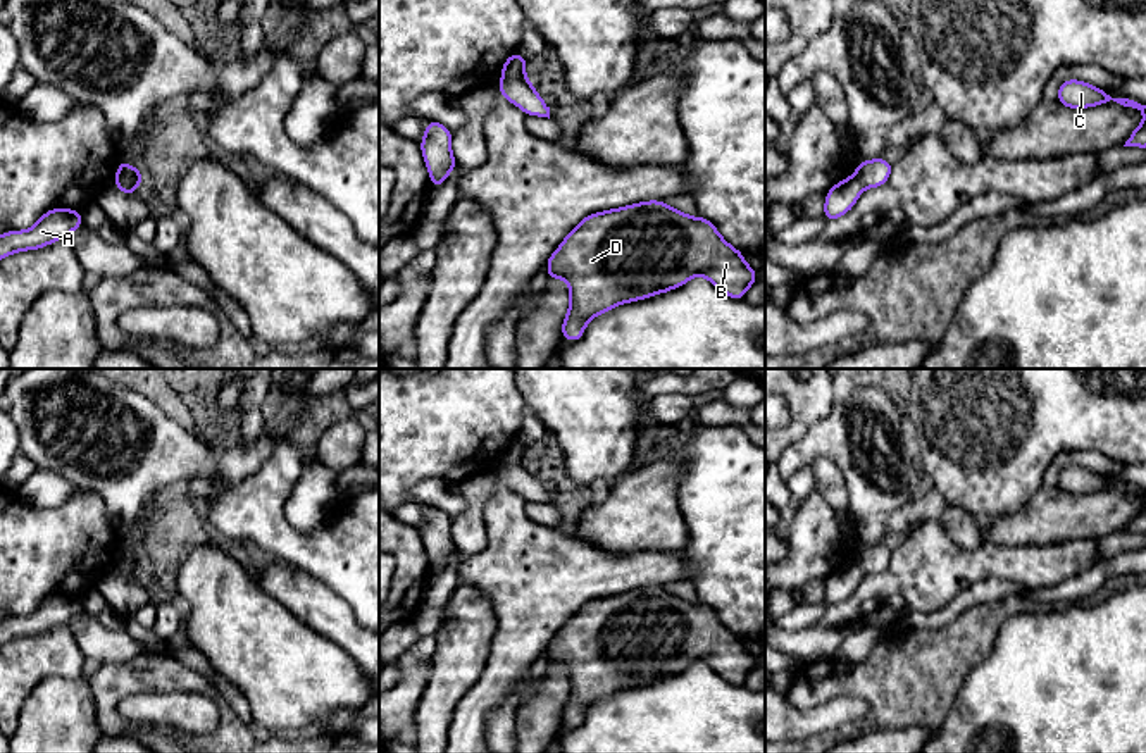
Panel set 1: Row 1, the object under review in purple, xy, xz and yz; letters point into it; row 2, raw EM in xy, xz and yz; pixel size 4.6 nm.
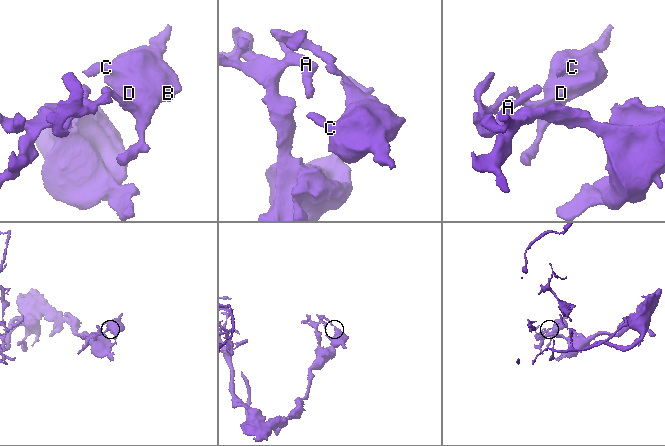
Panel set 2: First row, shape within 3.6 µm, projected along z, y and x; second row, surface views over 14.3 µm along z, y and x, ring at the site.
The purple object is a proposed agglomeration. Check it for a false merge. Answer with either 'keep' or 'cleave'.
cleave

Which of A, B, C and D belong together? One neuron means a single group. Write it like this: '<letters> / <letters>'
A / B C D

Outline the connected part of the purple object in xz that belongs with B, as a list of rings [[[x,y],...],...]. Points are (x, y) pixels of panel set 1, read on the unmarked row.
[[[651,586],[595,598],[584,603],[550,641],[550,665],[569,669],[570,691],[562,708],[562,724],[579,727],[586,710],[627,688],[645,686],[676,674],[694,662],[705,662],[719,677],[743,686],[758,660],[744,648],[705,603],[691,603],[665,588]]]

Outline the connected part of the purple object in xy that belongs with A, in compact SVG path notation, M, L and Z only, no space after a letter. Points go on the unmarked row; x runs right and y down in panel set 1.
M64 593L48 596L33 613L0 620L0 644L17 638L43 634L67 624L79 612L83 612L81 596L67 596Z

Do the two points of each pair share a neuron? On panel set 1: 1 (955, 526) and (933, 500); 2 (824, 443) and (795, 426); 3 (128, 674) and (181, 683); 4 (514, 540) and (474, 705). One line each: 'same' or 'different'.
1: different
2: different
3: same
4: same

